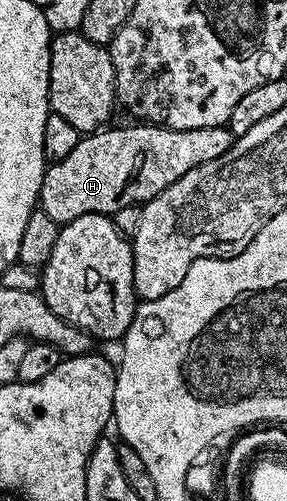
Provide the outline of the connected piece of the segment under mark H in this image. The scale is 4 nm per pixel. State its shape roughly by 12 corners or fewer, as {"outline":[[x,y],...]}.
{"outline":[[226,125],[83,136],[42,177],[64,226],[142,205],[231,149]]}

